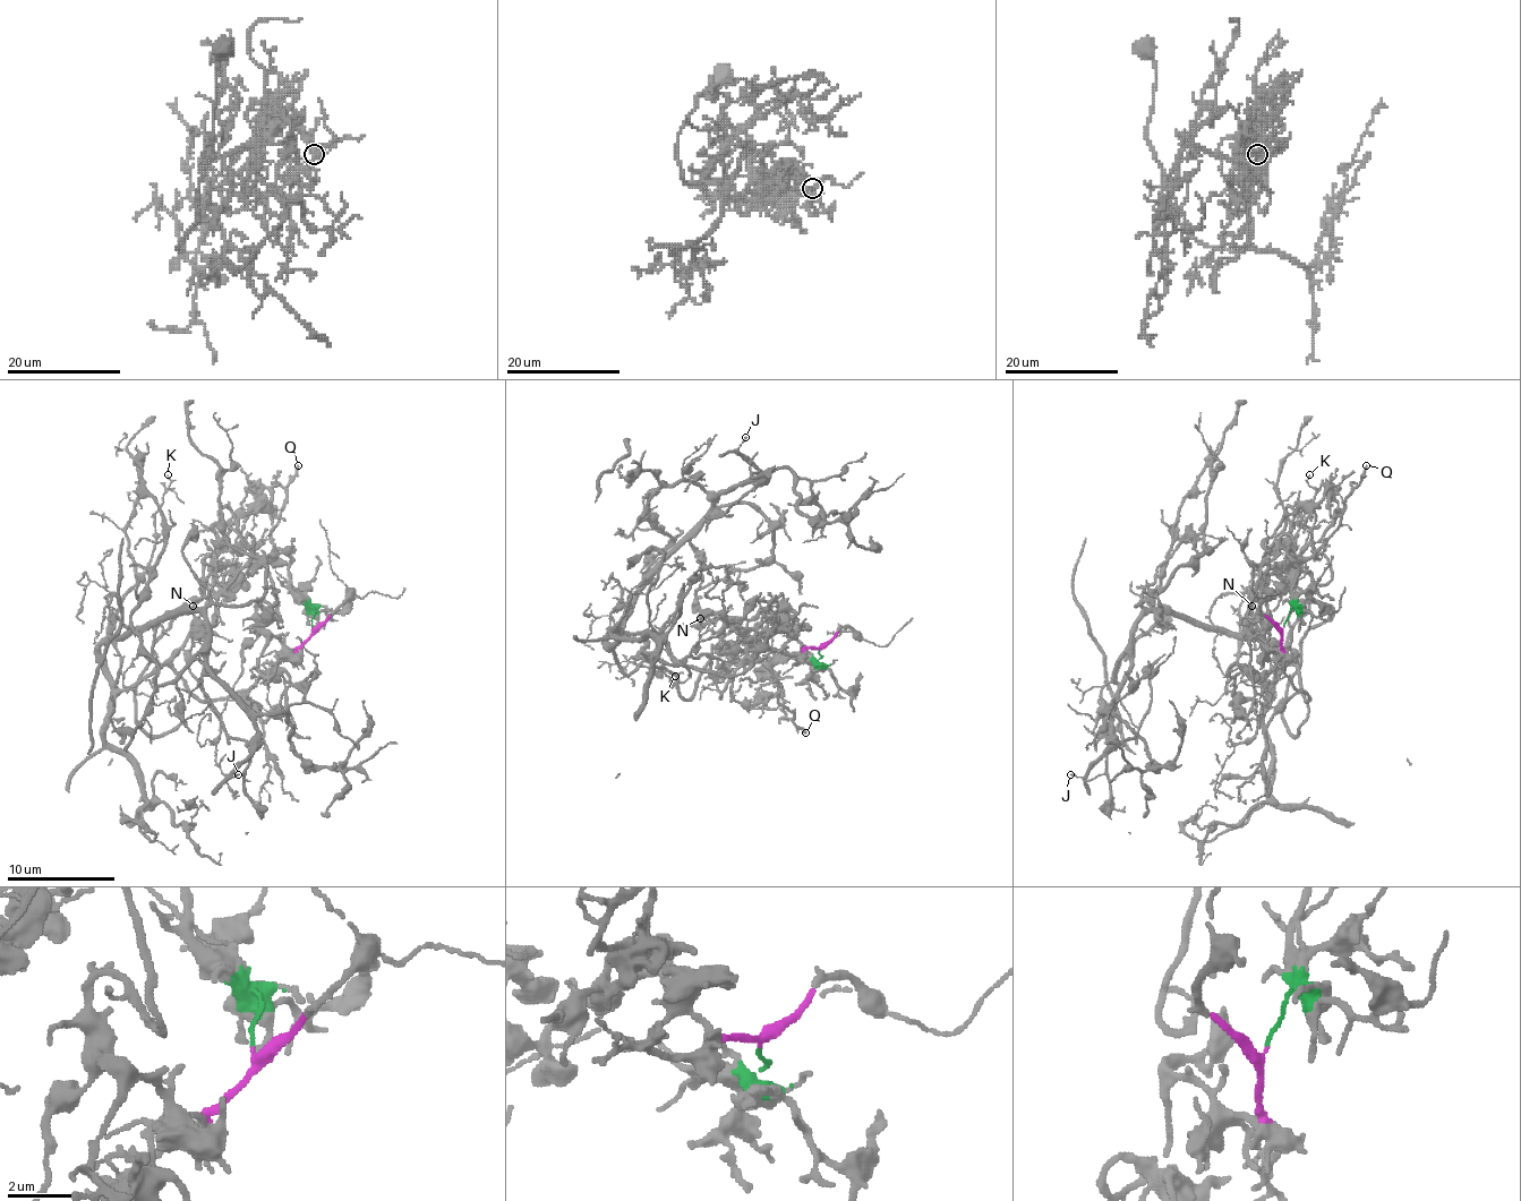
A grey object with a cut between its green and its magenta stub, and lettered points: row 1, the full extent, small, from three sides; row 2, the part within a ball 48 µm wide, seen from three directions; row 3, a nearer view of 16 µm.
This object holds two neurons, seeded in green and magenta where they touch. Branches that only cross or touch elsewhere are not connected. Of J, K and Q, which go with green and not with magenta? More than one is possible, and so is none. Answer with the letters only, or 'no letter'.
Q

